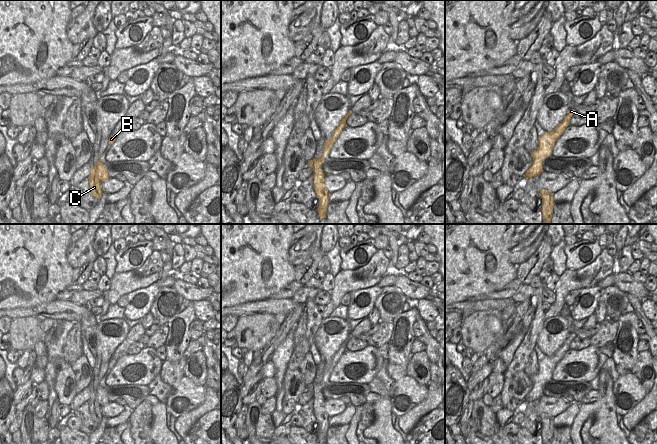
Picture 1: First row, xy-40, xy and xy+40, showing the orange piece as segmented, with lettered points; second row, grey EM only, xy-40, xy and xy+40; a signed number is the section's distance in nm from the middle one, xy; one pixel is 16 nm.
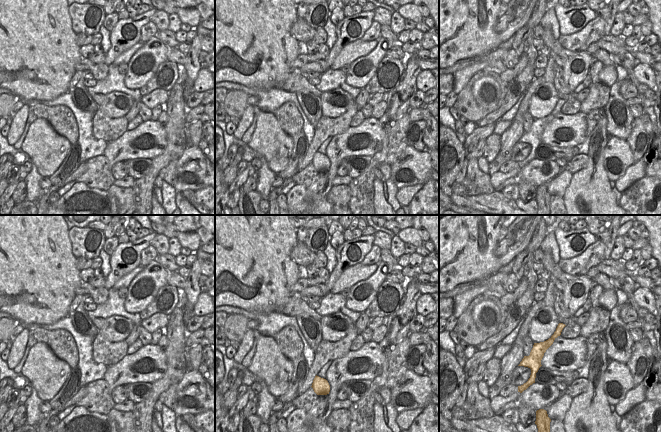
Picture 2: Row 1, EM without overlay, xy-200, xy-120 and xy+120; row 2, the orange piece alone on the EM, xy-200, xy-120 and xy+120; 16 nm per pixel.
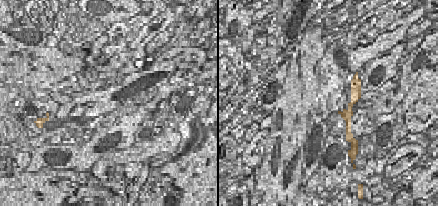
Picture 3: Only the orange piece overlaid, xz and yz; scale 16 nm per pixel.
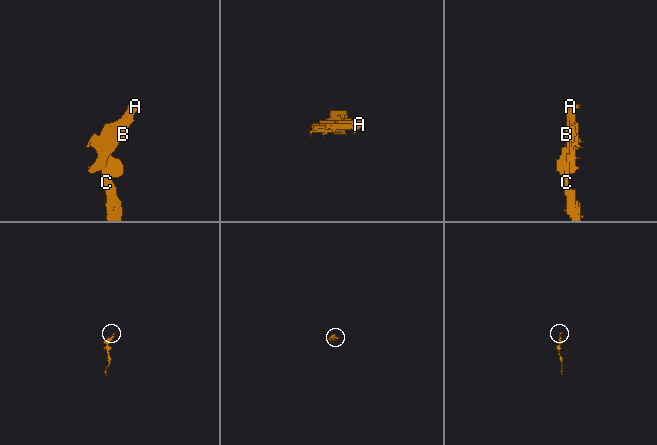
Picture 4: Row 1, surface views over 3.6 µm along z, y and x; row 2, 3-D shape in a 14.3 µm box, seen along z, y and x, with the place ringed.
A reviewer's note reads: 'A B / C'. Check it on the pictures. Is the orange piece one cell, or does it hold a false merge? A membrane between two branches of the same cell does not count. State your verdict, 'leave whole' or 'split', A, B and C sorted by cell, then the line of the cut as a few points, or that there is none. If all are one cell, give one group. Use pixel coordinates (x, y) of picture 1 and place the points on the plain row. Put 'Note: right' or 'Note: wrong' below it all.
split; groups A B / C; cut xy (323, 381), (313, 384)
Note: right

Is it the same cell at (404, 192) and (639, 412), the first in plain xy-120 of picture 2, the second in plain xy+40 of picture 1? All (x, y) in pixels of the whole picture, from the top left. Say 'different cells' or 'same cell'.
same cell

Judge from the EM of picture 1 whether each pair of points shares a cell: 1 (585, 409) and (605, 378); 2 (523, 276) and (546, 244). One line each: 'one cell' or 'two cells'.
1: one cell
2: one cell

